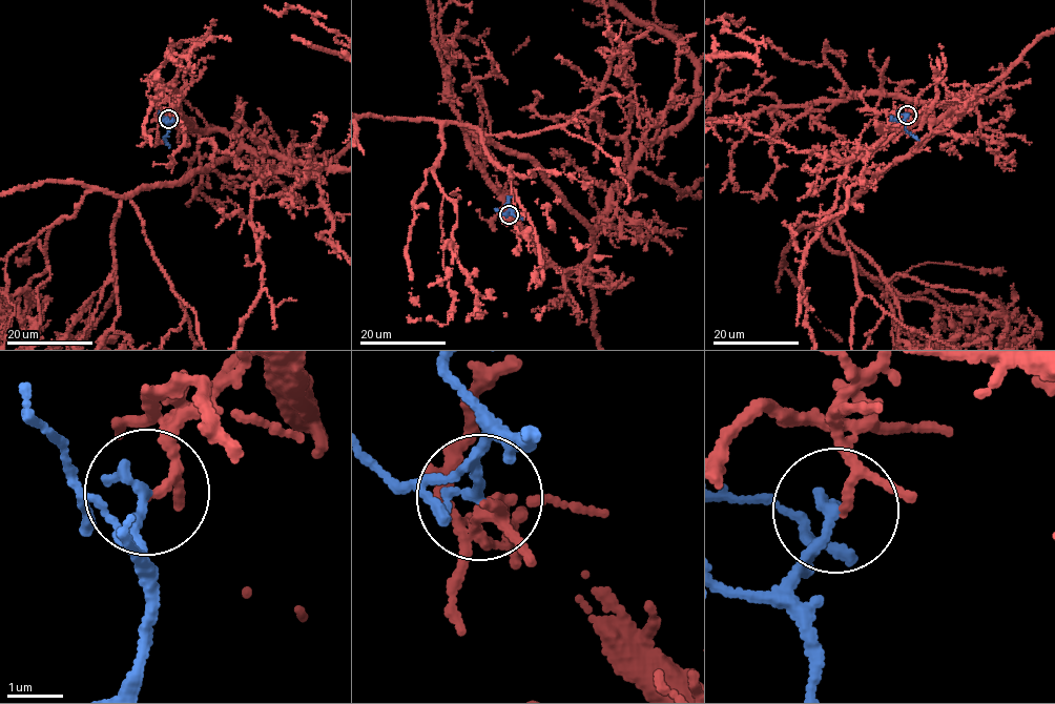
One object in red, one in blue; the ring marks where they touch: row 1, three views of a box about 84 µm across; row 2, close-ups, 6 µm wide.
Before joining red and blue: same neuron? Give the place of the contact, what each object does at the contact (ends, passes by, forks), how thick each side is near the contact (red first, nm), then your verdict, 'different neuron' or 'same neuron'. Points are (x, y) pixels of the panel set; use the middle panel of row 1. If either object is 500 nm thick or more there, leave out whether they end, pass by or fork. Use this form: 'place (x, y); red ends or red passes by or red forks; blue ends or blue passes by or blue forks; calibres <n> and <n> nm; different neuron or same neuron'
place (509, 214); red passes by; blue ends; calibres 120 and 200 nm; same neuron

